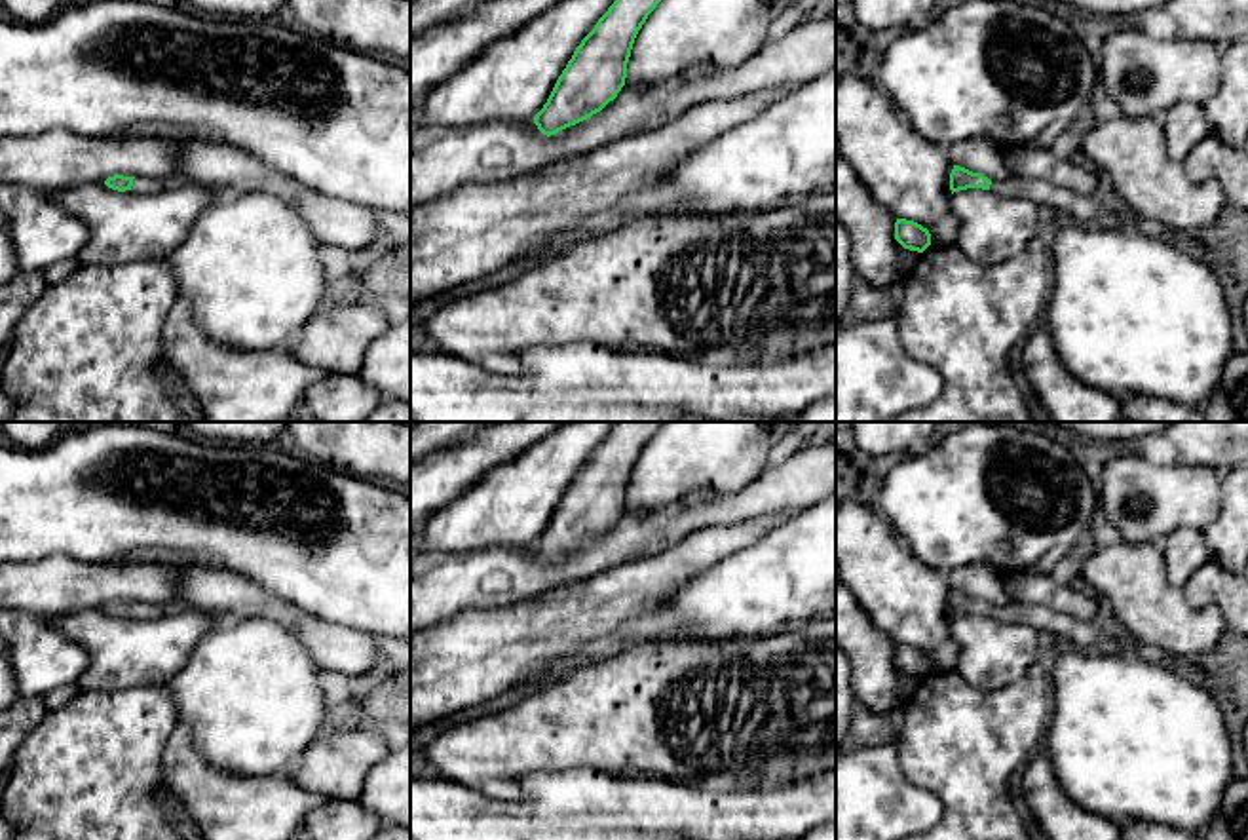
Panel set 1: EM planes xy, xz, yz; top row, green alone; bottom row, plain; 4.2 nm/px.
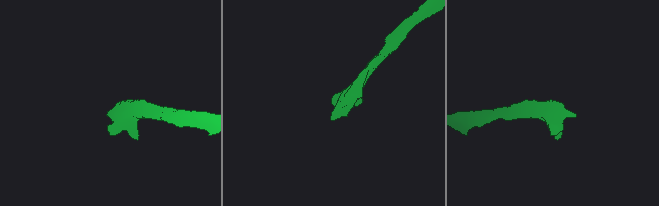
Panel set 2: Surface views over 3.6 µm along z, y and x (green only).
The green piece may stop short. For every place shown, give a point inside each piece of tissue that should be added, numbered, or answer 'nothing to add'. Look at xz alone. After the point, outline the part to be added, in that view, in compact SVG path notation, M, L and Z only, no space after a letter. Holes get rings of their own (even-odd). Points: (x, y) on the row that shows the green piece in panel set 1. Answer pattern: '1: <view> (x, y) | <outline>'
nothing to add

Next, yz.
1: yz (1085, 210) | M1007 177L993 181L990 190L1001 196L1026 198L1037 205L1050 205L1068 213L1073 222L1100 228L1123 228L1134 222L1128 213L1117 213L1102 205L1094 196L1083 196L1069 188L1031 177Z

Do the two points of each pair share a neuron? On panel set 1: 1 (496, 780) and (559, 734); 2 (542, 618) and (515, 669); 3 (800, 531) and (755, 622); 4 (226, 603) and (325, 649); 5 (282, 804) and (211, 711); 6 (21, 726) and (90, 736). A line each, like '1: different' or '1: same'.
1: same
2: same
3: same
4: same
5: different
6: different

